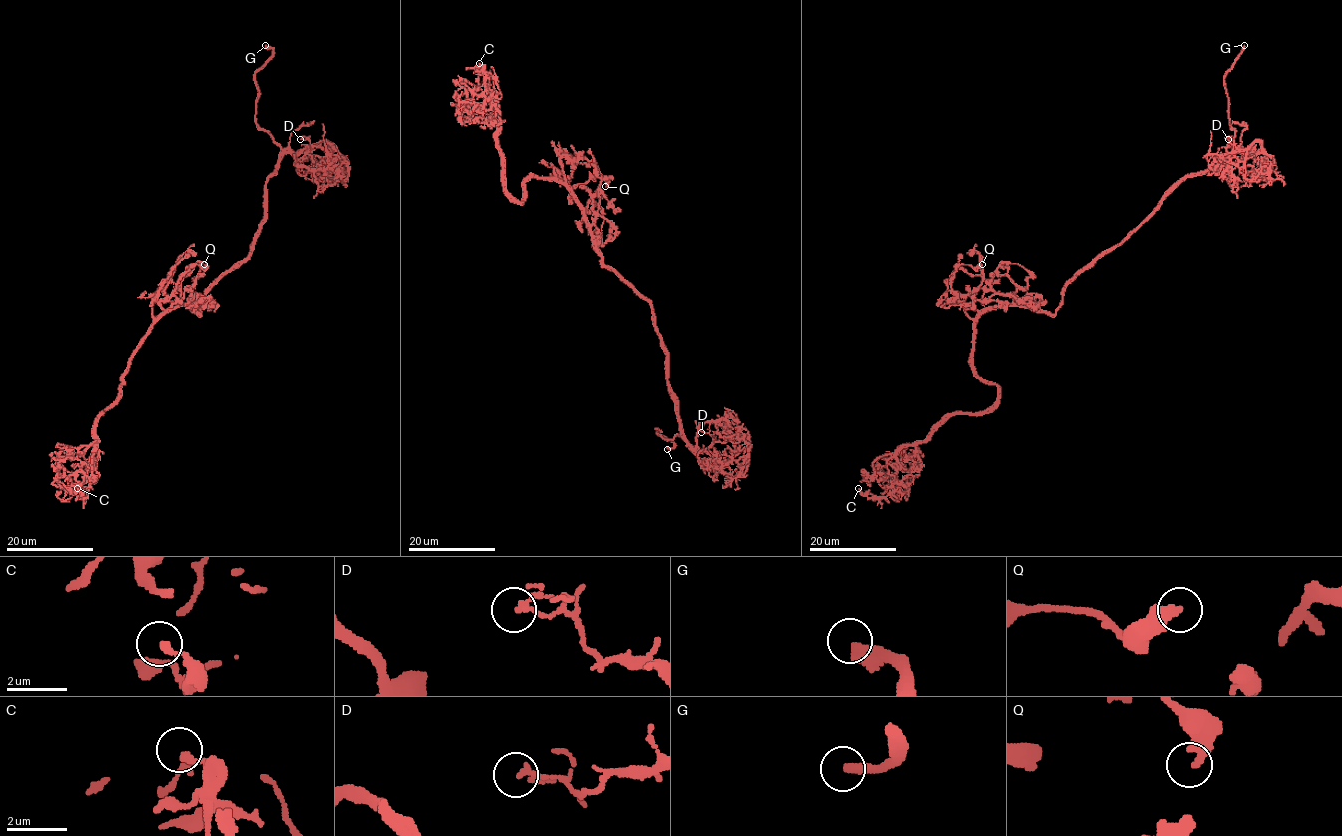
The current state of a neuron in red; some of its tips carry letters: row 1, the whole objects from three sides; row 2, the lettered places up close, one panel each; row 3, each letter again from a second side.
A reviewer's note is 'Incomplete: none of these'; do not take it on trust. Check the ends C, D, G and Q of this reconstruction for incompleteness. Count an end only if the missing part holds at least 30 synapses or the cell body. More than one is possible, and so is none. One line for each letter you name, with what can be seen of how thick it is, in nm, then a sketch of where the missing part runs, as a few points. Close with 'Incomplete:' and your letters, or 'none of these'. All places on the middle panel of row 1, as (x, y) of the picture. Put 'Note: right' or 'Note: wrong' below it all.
G: calibre 380 nm; course (667, 449), (660, 443), (663, 435), (643, 451), (629, 450)
Incomplete: G
Note: wrong

